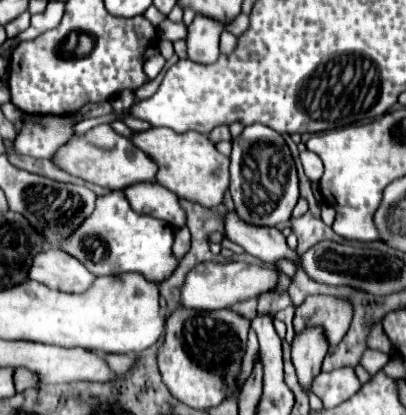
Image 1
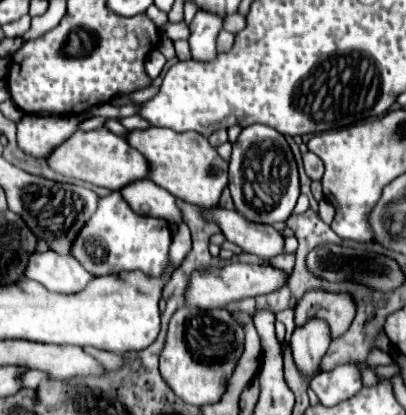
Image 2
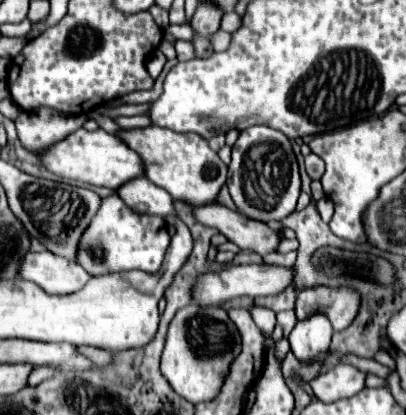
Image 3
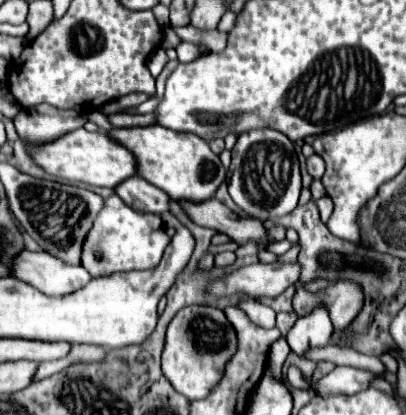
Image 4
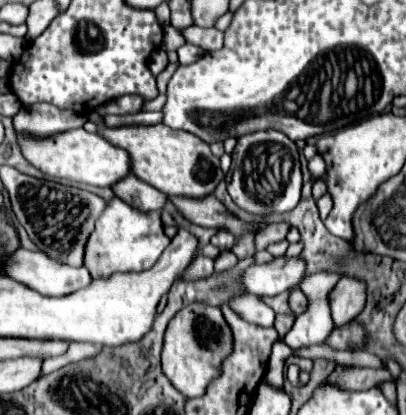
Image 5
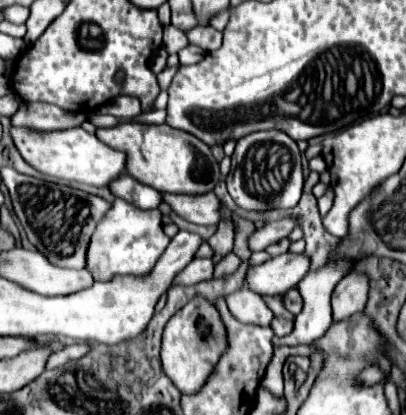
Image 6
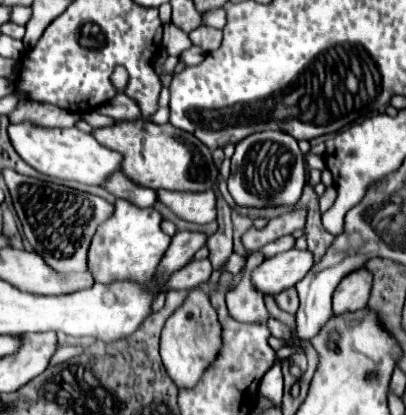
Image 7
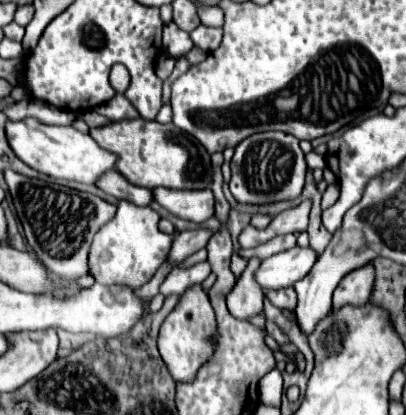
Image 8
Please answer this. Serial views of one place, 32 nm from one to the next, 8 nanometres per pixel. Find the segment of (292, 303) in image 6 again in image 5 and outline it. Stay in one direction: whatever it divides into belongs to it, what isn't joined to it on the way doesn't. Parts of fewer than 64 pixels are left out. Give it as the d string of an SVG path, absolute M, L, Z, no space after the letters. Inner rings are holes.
M296 286L296 288L292 290L292 294L290 294L290 308L292 308L292 312L296 312L296 314L306 312L306 308L308 308L308 296L300 290L300 286Z

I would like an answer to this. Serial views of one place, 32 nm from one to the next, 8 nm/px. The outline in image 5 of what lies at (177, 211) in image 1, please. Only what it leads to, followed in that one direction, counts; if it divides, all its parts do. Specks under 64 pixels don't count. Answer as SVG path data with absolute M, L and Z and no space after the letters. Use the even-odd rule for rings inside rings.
M134 174L128 176L128 180L120 180L120 184L116 184L116 188L112 188L112 190L126 204L130 204L142 212L162 210L164 204L168 202L168 196L164 192L146 184L144 180L136 178Z

